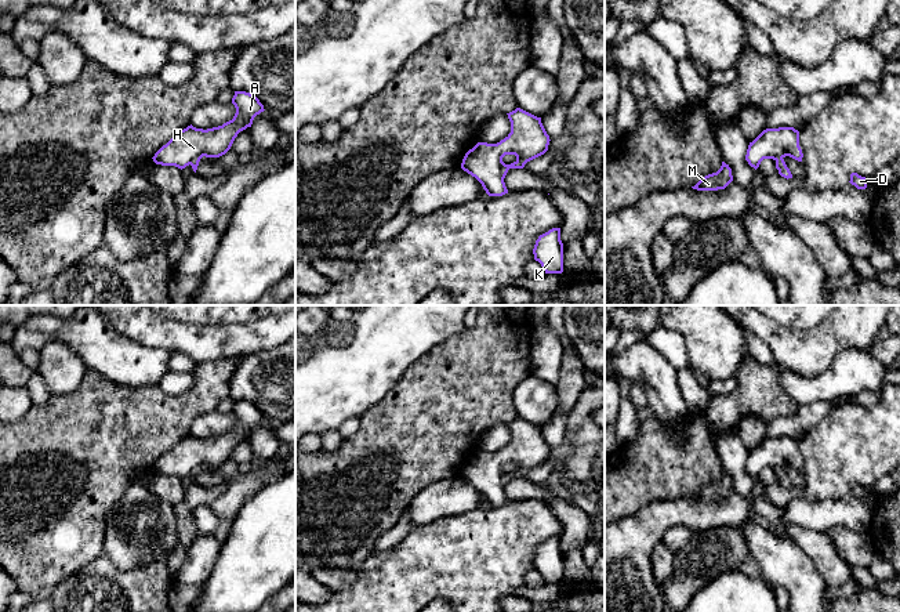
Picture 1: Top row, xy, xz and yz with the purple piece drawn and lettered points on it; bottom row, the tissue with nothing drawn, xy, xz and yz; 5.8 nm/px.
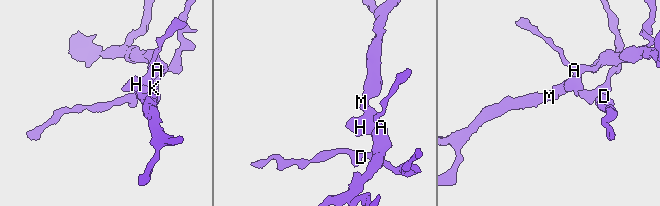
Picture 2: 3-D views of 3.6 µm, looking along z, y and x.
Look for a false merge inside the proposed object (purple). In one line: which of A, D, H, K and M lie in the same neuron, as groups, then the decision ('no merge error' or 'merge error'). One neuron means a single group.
A H M / D K | merge error

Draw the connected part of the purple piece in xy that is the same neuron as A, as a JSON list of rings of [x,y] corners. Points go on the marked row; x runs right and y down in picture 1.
[[[235,91],[232,104],[236,108],[232,120],[207,130],[188,126],[155,153],[153,162],[182,170],[203,156],[219,157],[225,155],[237,134],[251,127],[254,117],[265,111],[260,99],[246,91]]]

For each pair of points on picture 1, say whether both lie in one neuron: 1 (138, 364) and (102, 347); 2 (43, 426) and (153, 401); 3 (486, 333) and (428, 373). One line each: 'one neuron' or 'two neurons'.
1: one neuron
2: one neuron
3: one neuron

